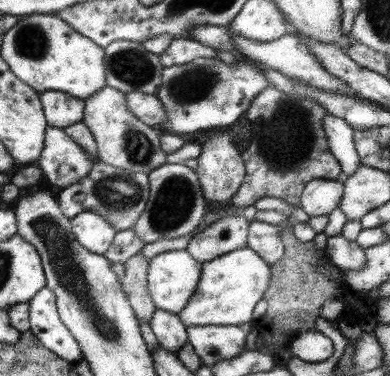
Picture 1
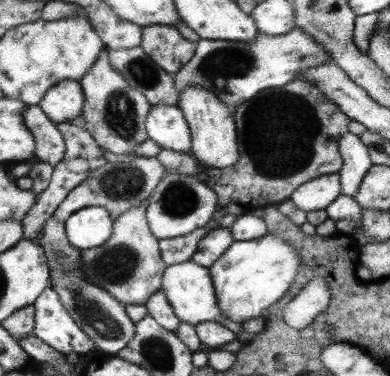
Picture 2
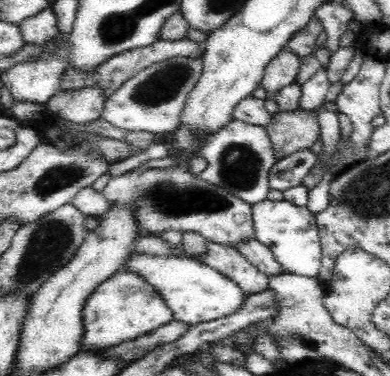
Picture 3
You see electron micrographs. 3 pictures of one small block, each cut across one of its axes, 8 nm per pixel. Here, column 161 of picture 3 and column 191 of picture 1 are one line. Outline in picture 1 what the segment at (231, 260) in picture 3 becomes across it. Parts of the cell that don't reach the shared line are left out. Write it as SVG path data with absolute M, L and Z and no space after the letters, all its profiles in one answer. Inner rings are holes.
M227 216L189 238L185 252L195 262L211 262L233 250L247 248L249 222L241 216Z

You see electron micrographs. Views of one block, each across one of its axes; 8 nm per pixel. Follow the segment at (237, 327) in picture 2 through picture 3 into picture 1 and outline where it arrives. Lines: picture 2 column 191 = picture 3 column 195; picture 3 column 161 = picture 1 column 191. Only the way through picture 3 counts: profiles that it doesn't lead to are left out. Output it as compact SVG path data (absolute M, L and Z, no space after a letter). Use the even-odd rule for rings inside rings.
M167 250L153 256L149 260L149 294L155 302L155 308L177 316L189 302L189 298L193 298L199 274L201 274L201 262L195 262L195 258L191 258L185 250Z

